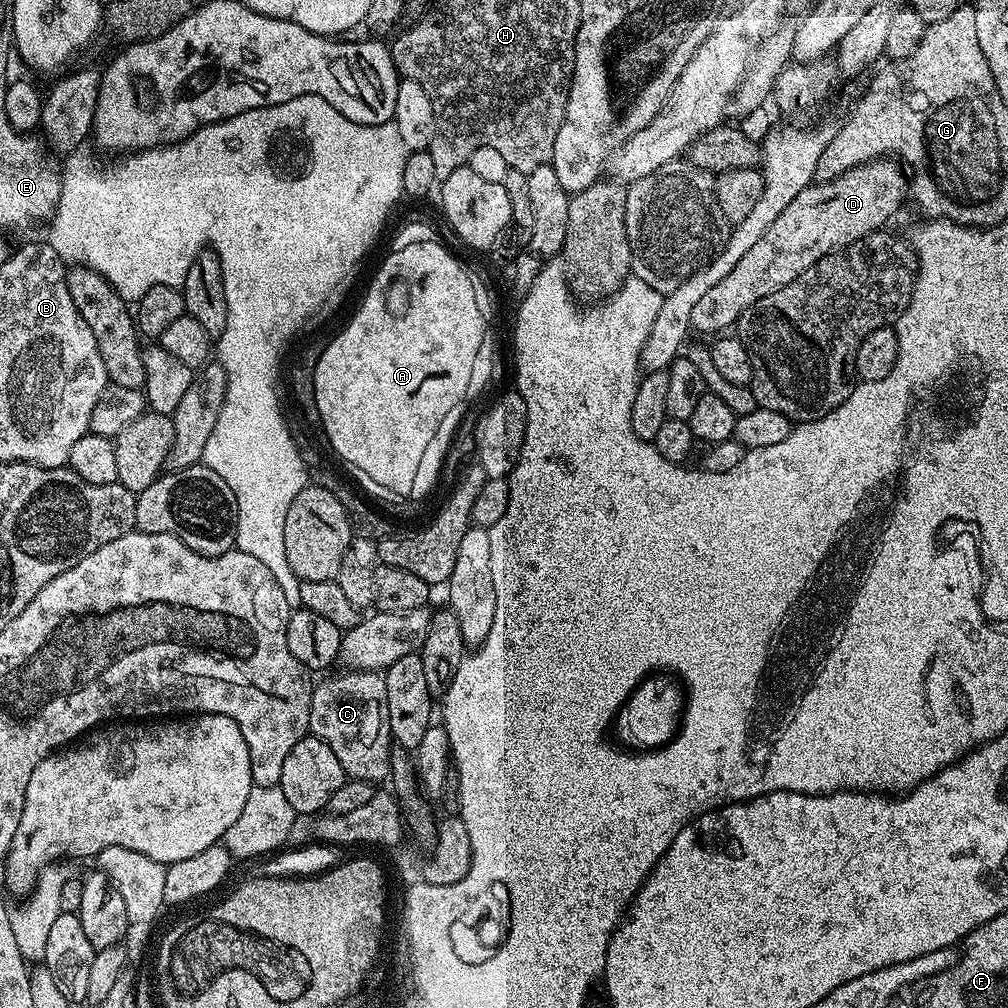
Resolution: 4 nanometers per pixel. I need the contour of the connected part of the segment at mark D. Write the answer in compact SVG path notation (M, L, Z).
M892 158L871 160L865 164L859 164L846 174L835 176L833 180L821 180L809 184L808 188L802 190L790 202L790 206L786 206L786 210L782 210L782 214L778 214L774 226L770 226L770 230L766 230L766 234L762 234L762 239L756 245L750 246L750 250L746 250L746 254L742 254L738 266L734 266L734 270L730 270L730 274L726 274L726 278L722 278L722 282L718 282L718 286L706 290L706 295L695 304L694 310L690 314L693 329L697 333L699 331L716 332L712 334L720 334L731 329L735 325L736 319L750 306L754 306L754 302L766 298L766 294L770 294L790 282L794 282L794 278L798 278L798 274L810 270L810 266L814 266L822 257L843 250L846 246L858 242L858 238L862 238L866 234L881 231L887 225L884 223L903 206L904 200L906 204L909 194L909 177L906 175L905 169Z

